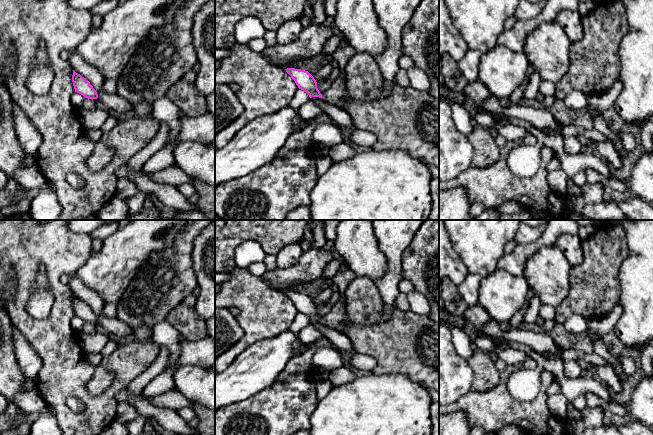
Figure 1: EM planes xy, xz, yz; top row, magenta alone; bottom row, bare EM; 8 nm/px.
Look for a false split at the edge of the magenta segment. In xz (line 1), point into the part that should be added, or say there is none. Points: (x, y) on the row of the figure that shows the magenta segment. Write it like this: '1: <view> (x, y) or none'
1: xz (408, 119)

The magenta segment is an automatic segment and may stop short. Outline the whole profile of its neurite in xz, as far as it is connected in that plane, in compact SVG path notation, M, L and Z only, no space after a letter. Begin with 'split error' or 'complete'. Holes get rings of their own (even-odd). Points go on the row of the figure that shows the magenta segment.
split error | M295 68L285 70L298 88L307 92L310 98L319 97L327 103L342 108L351 116L357 129L374 134L377 140L371 146L372 150L403 150L408 152L429 168L432 178L439 178L439 101L430 93L419 91L411 86L401 87L395 84L388 97L359 102L348 98L346 83L342 79L336 79L330 88L321 94L317 88L316 80L308 71Z

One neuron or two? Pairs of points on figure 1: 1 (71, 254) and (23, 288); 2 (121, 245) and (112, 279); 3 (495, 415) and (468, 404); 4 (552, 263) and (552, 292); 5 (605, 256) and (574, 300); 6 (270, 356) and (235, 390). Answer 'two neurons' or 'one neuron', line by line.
1: one neuron
2: one neuron
3: one neuron
4: one neuron
5: one neuron
6: one neuron

